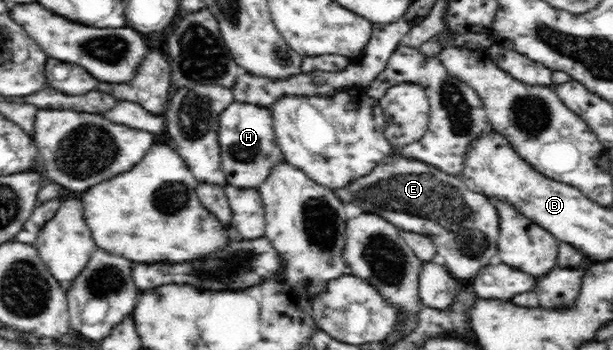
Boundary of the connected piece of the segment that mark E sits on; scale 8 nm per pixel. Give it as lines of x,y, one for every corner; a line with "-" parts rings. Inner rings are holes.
398,154
383,157
371,173
332,191
345,205
352,203
365,213
383,217
400,230
420,233
434,241
436,258
457,279
471,279
498,253
500,222
487,197
471,190
460,175
449,176
422,161
405,160

